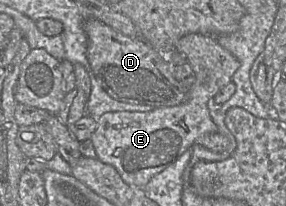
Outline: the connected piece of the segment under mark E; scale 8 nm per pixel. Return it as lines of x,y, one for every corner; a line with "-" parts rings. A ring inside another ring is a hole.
187,34
175,42
173,49
185,56
195,74
186,99
176,106
147,112
106,112
97,118
96,129
90,137
96,157
113,166
127,184
136,187
144,188
154,175
167,168
194,144
217,153
228,148
228,139
218,131
210,116
209,101
213,101
215,94
232,81
240,66
239,60
211,35

